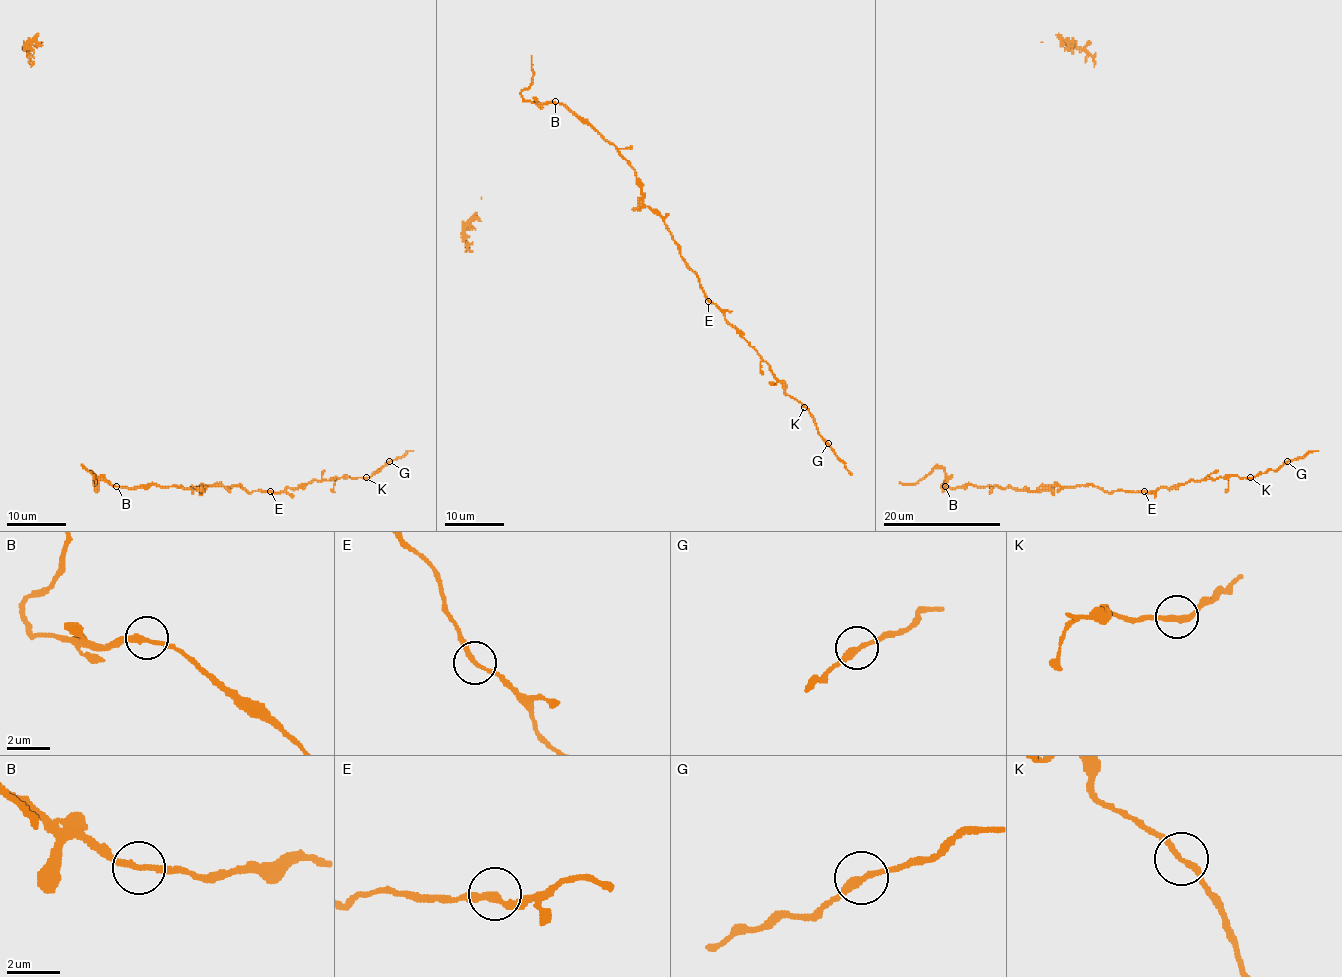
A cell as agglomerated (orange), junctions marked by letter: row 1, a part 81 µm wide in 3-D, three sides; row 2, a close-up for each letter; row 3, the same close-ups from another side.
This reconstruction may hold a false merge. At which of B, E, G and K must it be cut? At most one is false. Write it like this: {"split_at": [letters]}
{"split_at": ["G"]}

